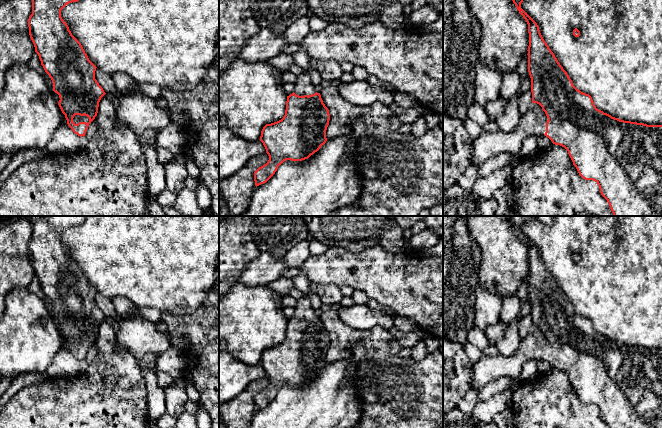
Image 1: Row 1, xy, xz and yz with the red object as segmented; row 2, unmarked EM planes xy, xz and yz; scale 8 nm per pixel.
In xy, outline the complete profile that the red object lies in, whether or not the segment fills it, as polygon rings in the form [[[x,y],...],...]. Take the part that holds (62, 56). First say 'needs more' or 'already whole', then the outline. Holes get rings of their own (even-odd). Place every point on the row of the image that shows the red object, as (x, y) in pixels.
needs more; [[[32,0],[32,14],[28,19],[29,35],[45,72],[59,95],[58,105],[68,126],[78,136],[85,136],[89,124],[98,113],[99,102],[106,94],[95,79],[96,66],[89,60],[81,43],[72,35],[61,17],[61,10],[79,0]]]

